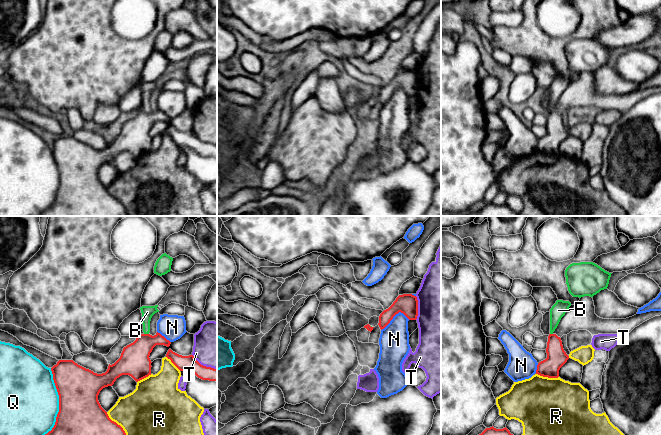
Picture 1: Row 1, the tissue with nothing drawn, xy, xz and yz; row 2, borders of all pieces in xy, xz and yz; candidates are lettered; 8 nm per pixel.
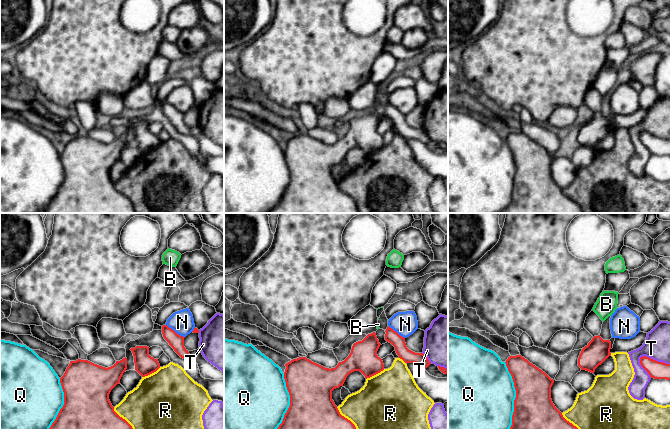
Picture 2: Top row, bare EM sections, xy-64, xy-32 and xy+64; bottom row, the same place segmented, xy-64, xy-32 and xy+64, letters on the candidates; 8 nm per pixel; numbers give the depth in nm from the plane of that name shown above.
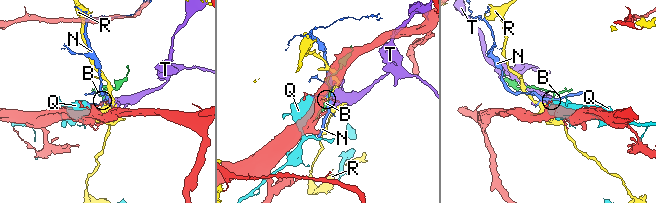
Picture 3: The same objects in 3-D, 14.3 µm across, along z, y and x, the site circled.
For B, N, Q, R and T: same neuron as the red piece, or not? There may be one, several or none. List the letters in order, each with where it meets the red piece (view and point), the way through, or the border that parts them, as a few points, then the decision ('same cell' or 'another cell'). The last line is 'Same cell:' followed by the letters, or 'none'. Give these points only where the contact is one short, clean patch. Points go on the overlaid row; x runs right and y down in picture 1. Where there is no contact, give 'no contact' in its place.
B: xy (146, 334) | along xy (144, 333), (148, 334) | another cell
N: xz (394, 315) | another cell
Q: xy (59, 402) | another cell
R: xy (115, 422) | another cell
T: xz (417, 308) | another cell
Same cell: none

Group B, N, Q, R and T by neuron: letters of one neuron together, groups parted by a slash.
B / N / Q / R / T

